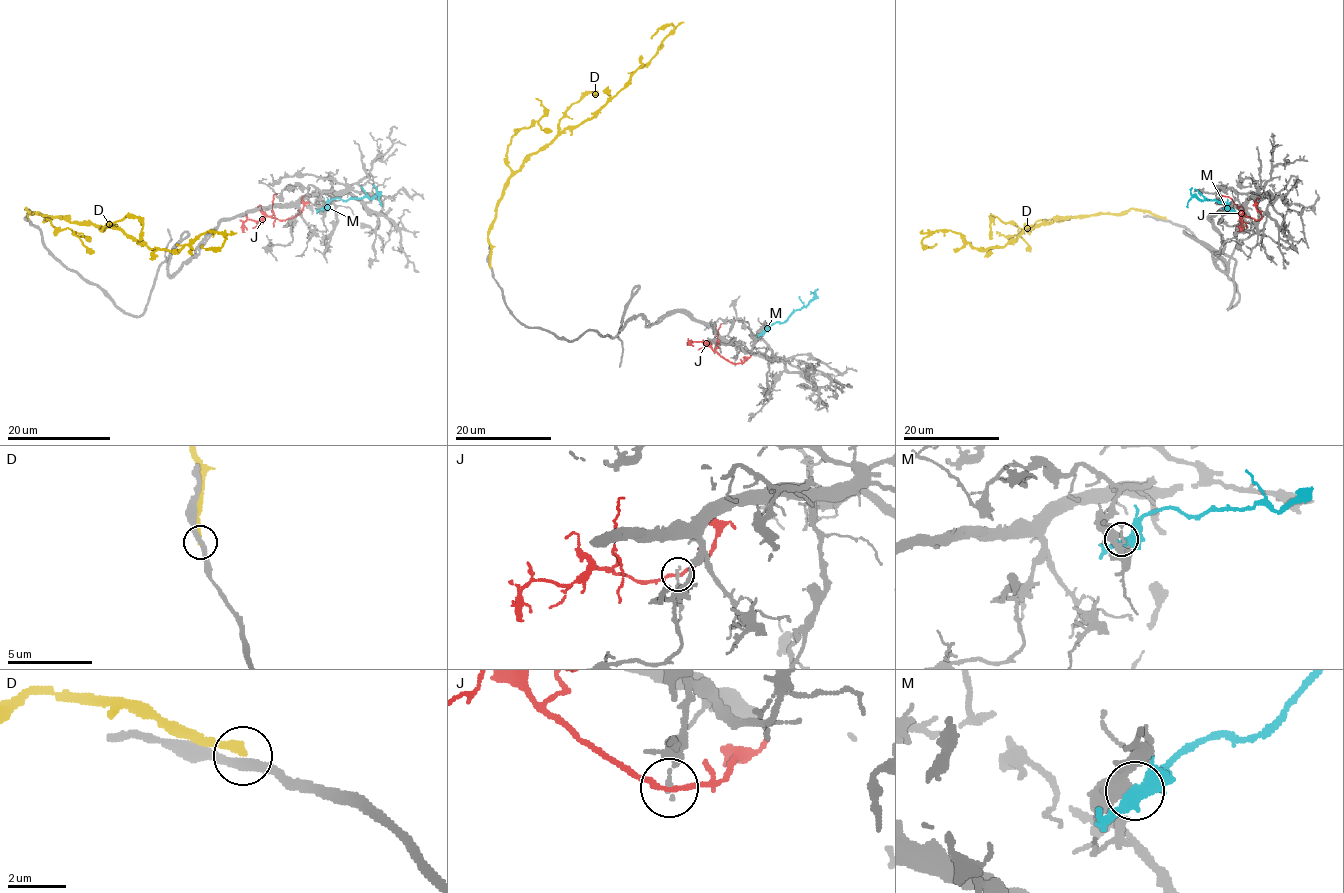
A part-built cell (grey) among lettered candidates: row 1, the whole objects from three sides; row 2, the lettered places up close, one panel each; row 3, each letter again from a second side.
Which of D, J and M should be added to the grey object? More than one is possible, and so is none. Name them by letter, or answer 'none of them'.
none of them

